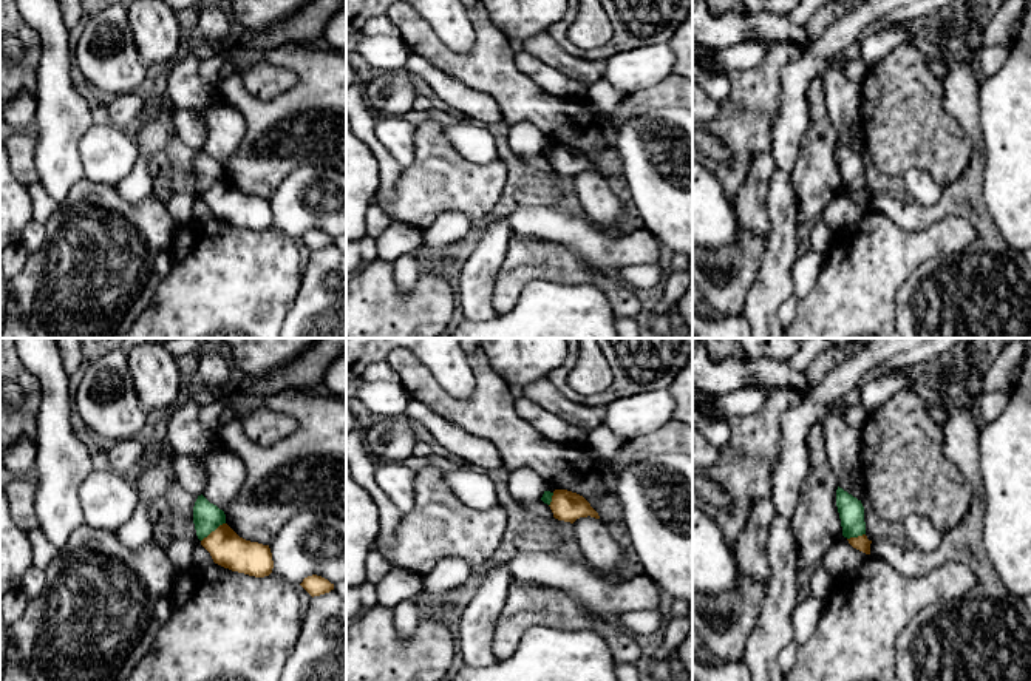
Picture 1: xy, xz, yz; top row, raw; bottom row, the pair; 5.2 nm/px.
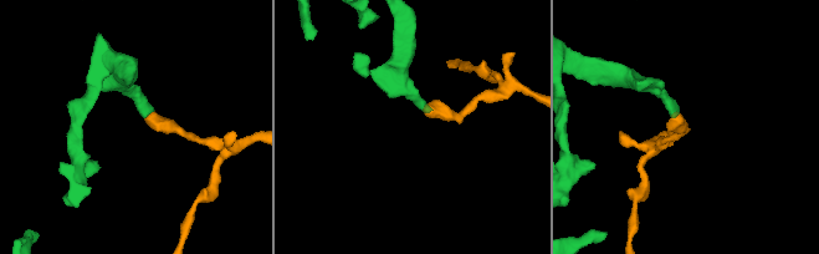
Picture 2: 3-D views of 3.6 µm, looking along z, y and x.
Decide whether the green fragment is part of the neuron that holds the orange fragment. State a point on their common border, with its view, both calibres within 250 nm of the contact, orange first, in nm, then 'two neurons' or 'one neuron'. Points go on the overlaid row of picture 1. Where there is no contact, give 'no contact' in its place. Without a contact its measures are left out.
contact xy (212, 531); calibres 180 and 150 nm; two neurons

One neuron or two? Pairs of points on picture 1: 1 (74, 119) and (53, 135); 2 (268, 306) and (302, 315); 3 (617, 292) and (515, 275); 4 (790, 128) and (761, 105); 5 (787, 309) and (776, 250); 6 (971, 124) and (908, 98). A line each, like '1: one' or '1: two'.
1: one
2: two
3: one
4: two
5: two
6: two

